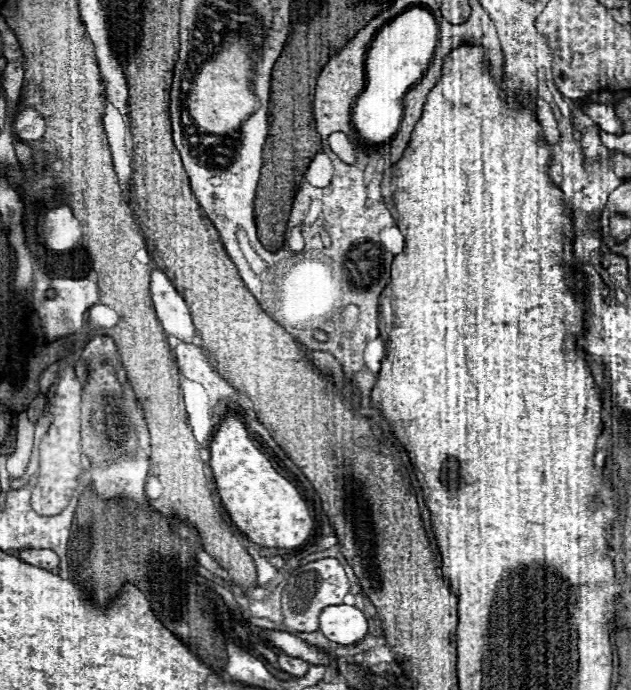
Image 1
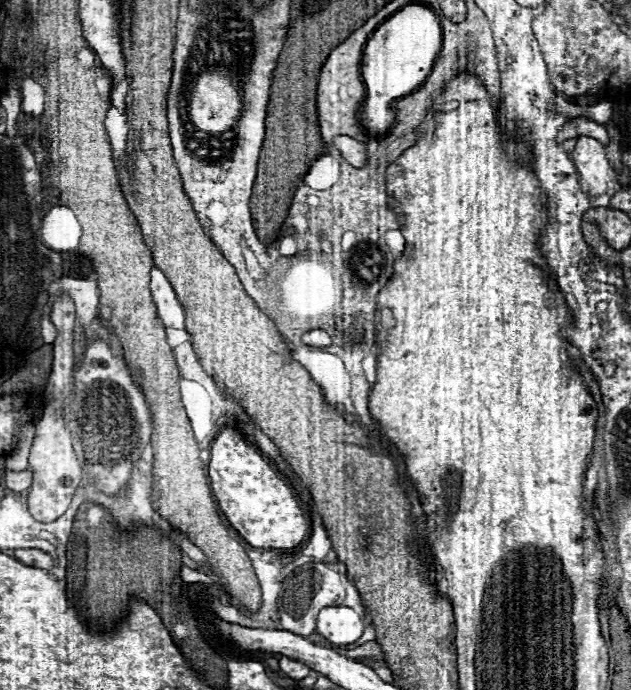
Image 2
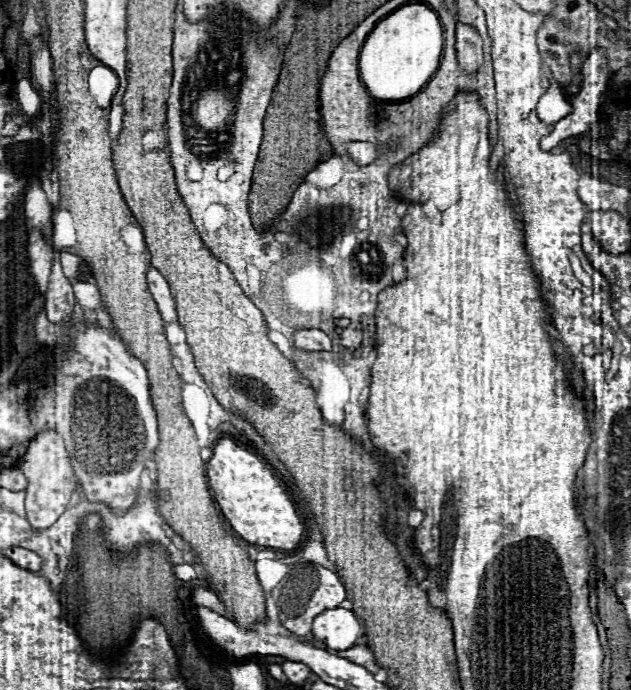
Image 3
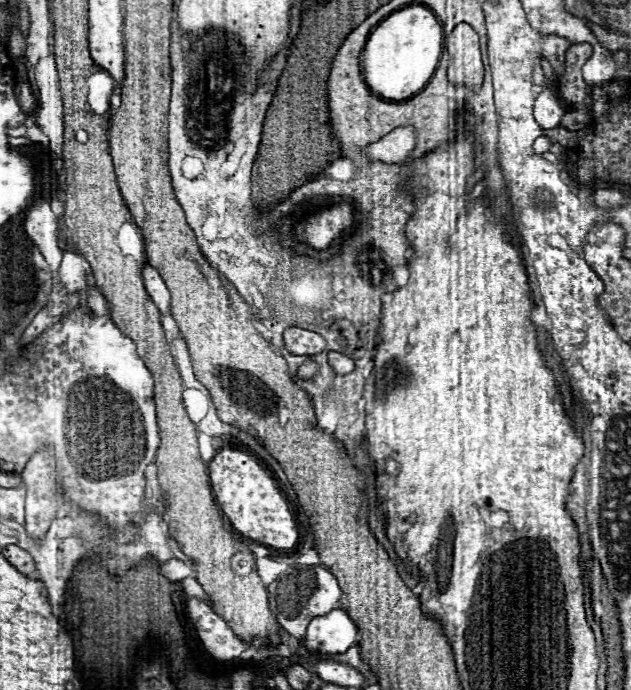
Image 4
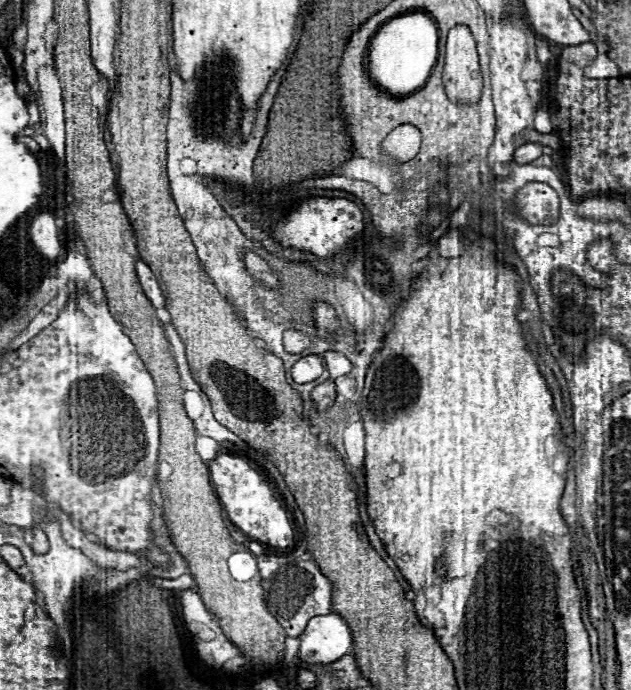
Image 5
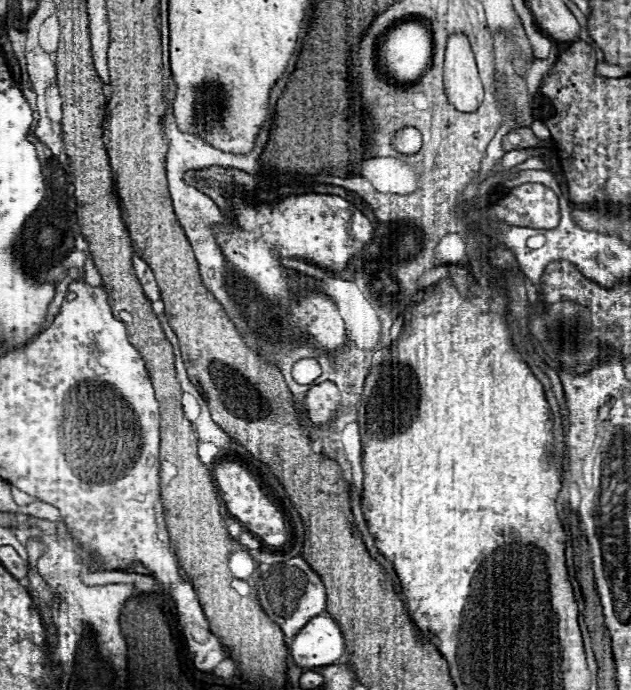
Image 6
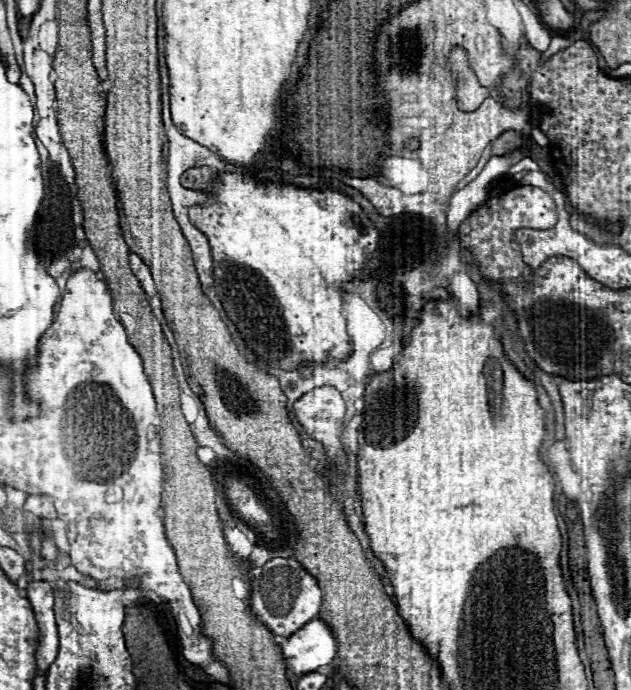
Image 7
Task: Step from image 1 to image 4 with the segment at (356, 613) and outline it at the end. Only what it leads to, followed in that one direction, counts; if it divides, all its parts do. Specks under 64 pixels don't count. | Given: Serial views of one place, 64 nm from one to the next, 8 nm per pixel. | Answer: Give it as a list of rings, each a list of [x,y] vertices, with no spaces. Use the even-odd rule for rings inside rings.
[[[330,610],[324,616],[312,618],[306,630],[306,648],[310,652],[332,656],[342,654],[358,640],[358,628],[346,610]]]

